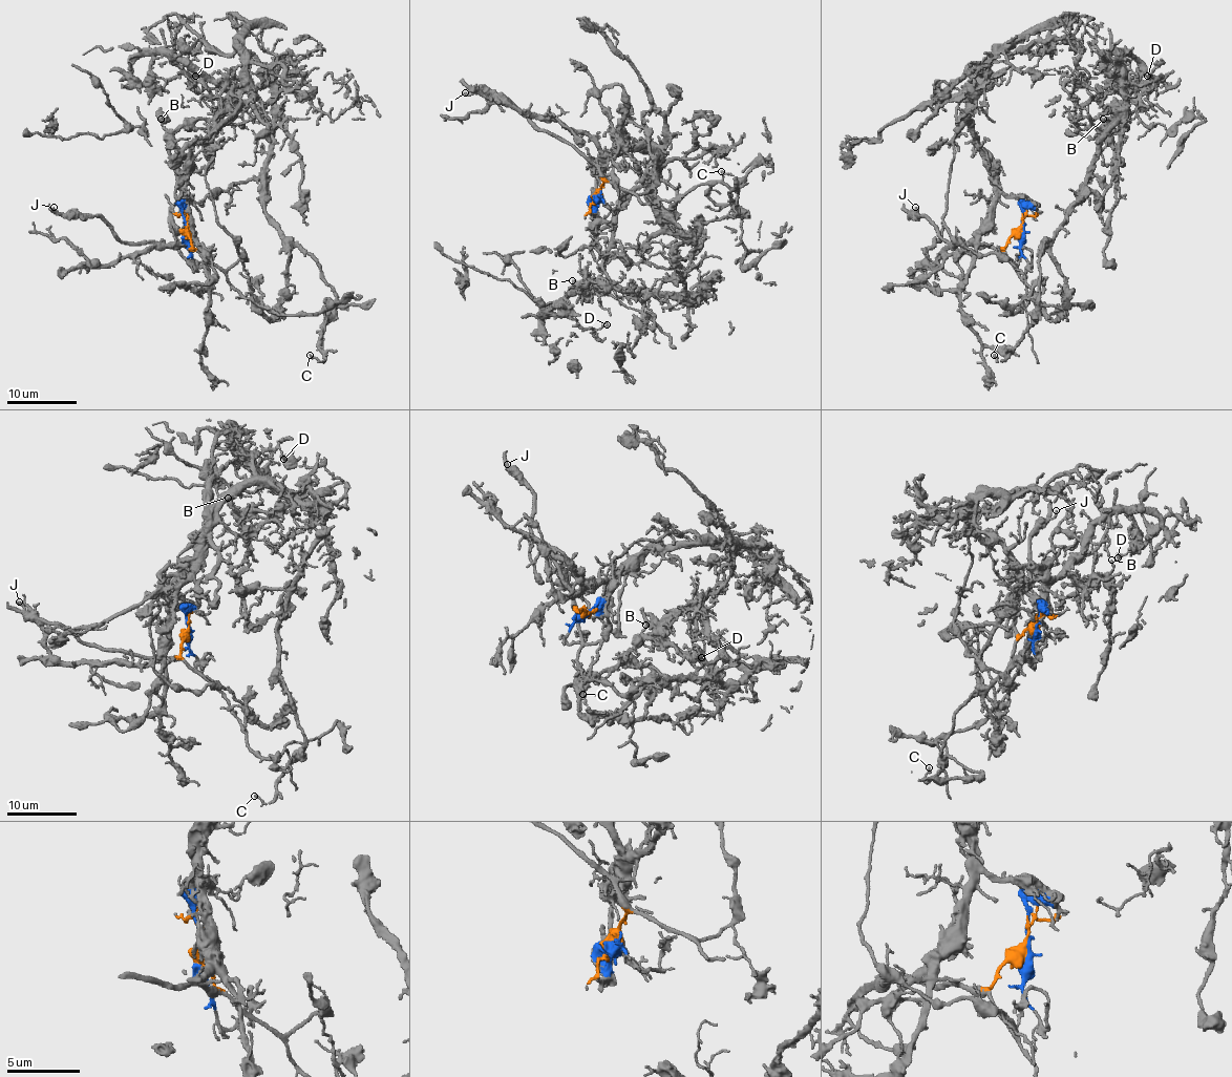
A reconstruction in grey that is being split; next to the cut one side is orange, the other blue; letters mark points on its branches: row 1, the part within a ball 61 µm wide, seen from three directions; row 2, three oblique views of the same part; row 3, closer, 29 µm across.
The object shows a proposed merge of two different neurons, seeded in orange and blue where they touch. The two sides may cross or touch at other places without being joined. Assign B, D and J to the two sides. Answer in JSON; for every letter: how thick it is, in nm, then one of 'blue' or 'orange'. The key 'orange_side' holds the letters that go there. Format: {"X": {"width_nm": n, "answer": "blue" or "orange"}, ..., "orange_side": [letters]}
{"B": {"width_nm": 170, "answer": "blue"}, "D": {"width_nm": 240, "answer": "blue"}, "J": {"width_nm": 180, "answer": "orange"}, "orange_side": ["J"]}

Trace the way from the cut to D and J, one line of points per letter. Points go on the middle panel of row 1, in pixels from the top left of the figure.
D: (599, 198), (610, 155), (653, 155), (616, 219), (578, 249), (585, 275), (563, 301), (583, 328), (608, 324)
J: (599, 198), (602, 173), (571, 145), (534, 126), (509, 100), (465, 92)

